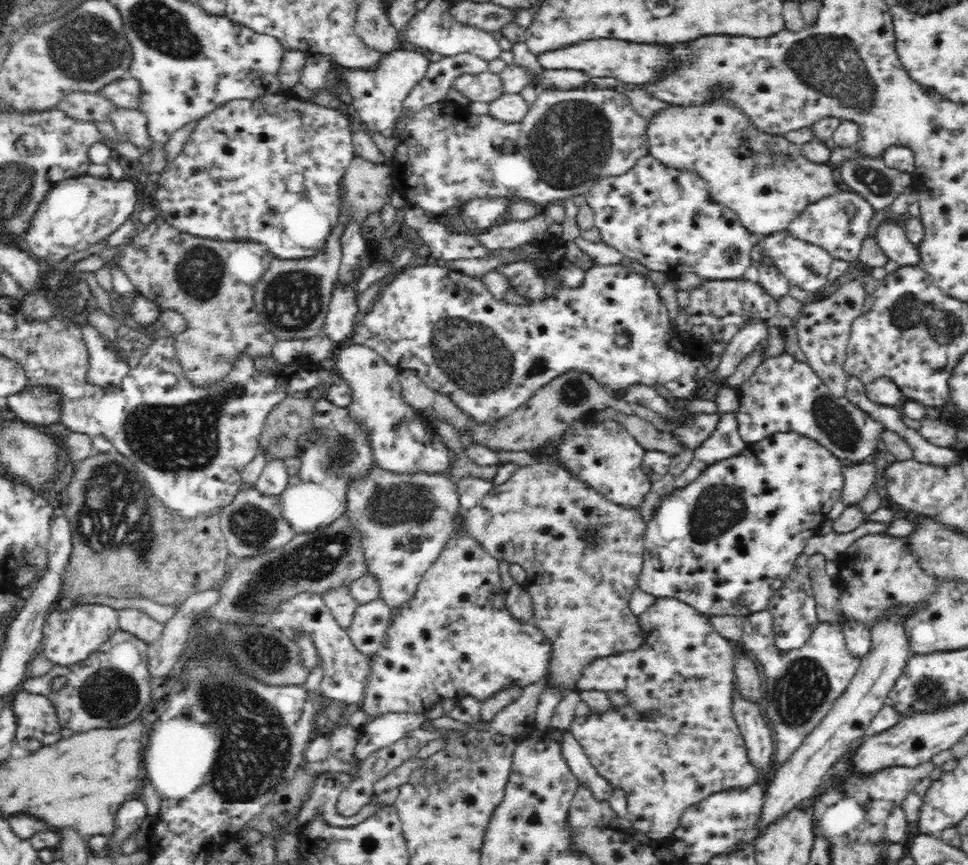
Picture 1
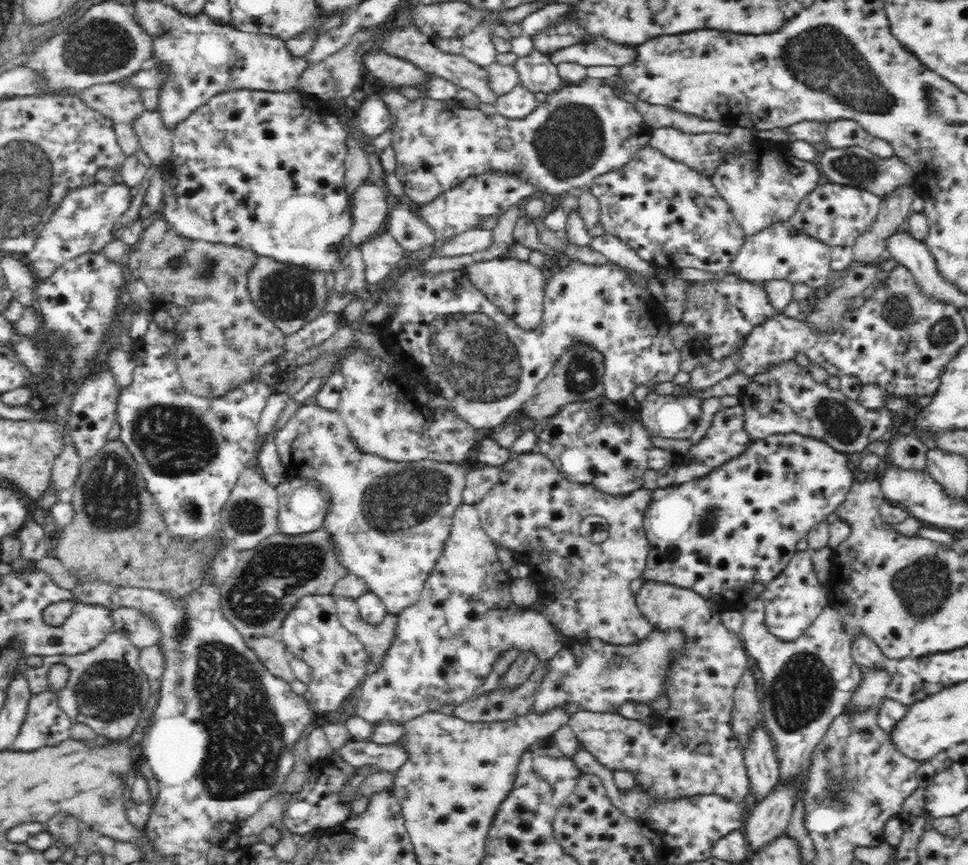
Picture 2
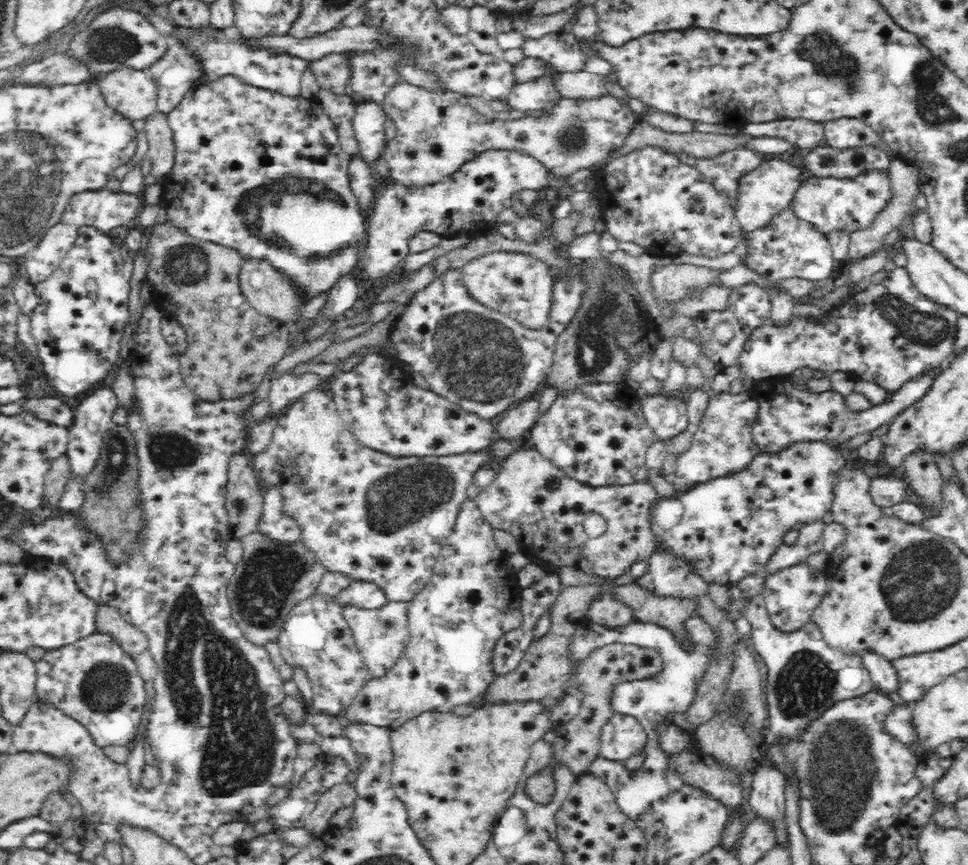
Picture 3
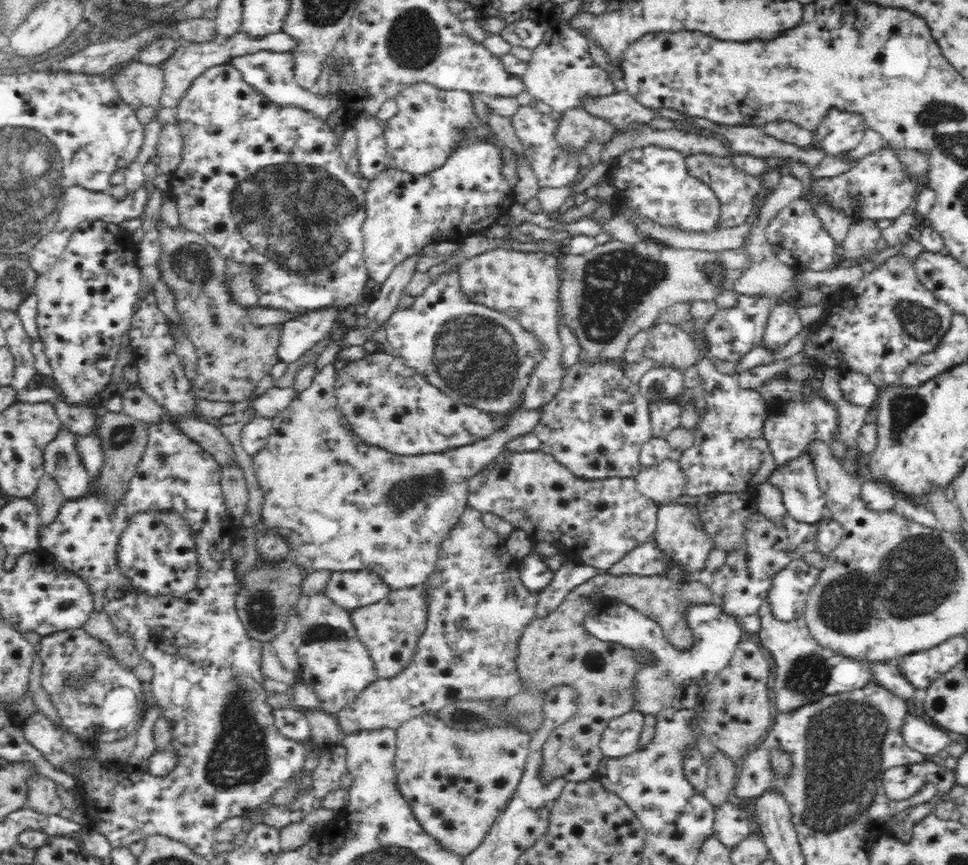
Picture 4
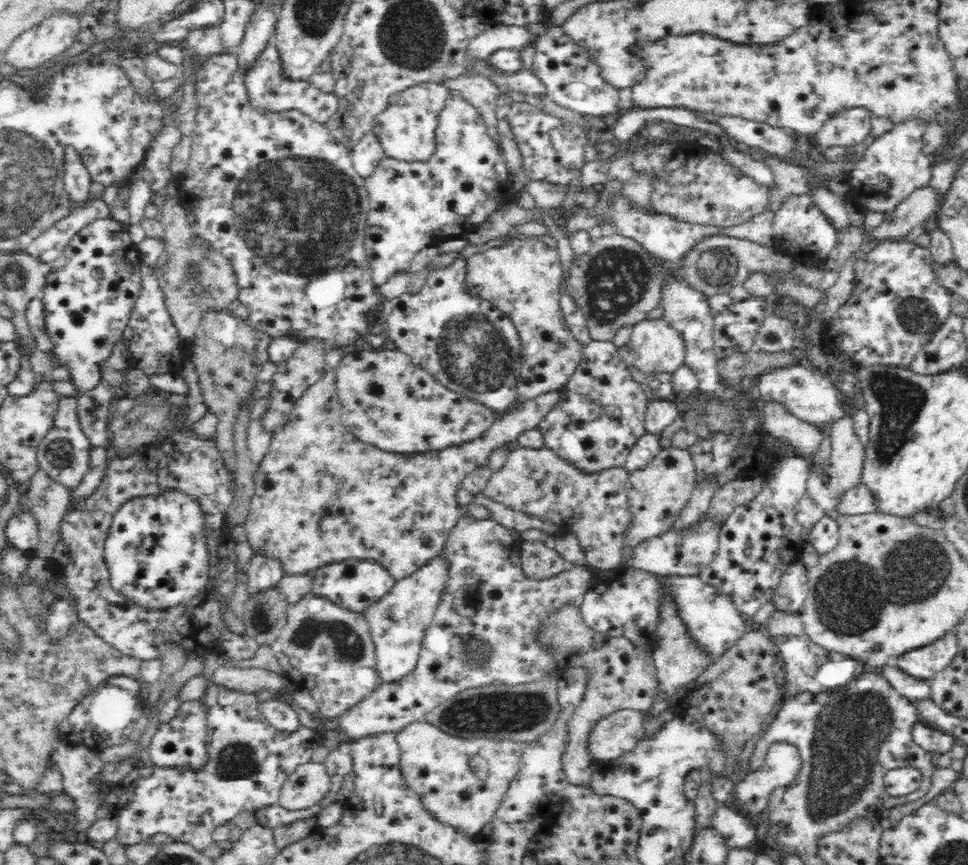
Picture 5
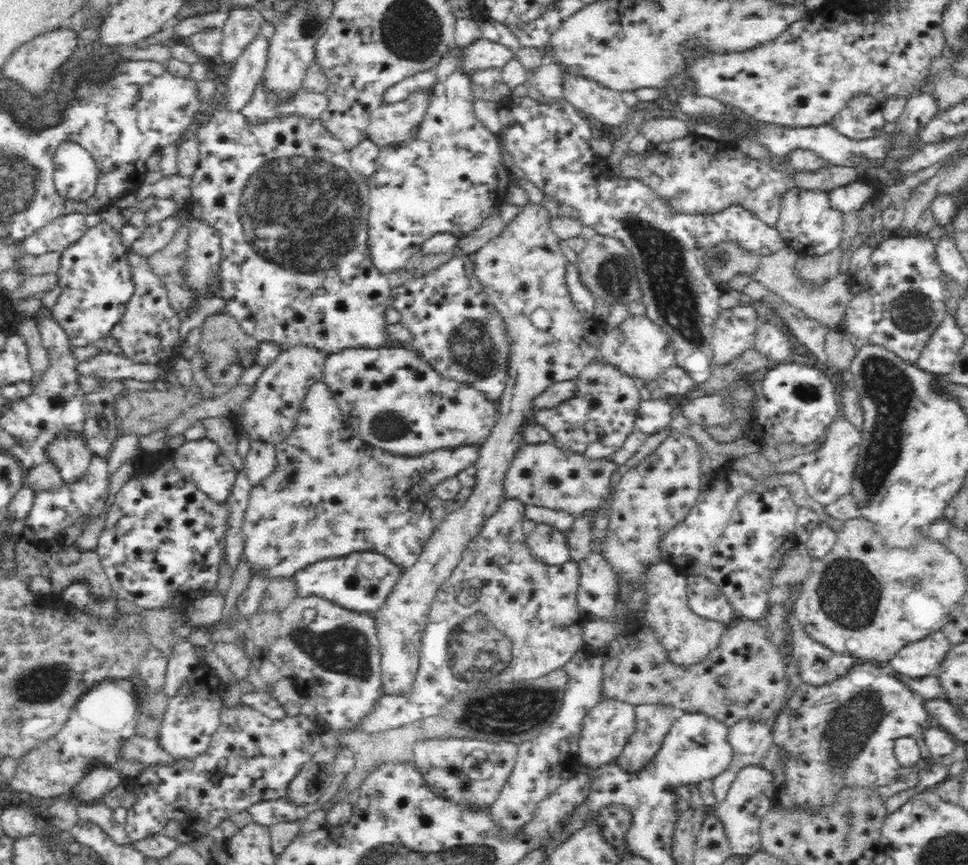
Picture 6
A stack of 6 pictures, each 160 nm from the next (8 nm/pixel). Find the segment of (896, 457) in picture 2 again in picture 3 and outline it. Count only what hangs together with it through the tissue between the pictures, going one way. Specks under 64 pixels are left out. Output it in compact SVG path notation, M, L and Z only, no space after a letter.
M916 452L906 458L904 469L910 488L922 499L922 505L930 507L932 515L938 514L943 506L944 478L932 455Z

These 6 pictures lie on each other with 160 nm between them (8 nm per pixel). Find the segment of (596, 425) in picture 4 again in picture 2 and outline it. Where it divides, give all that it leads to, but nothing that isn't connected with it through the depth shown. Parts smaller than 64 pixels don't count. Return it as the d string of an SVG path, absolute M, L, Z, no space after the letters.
M605 393L585 401L568 401L544 421L546 426L538 434L535 451L546 455L569 481L590 484L612 495L627 495L643 486L642 476L649 469L649 452L655 446L638 413L627 409L623 400L612 401Z

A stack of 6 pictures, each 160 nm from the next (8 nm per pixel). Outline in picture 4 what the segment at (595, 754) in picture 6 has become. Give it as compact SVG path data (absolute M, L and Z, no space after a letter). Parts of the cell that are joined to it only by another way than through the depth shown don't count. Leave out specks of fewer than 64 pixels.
M634 710L610 719L602 731L599 749L604 757L616 758L634 753L643 731L642 711Z

